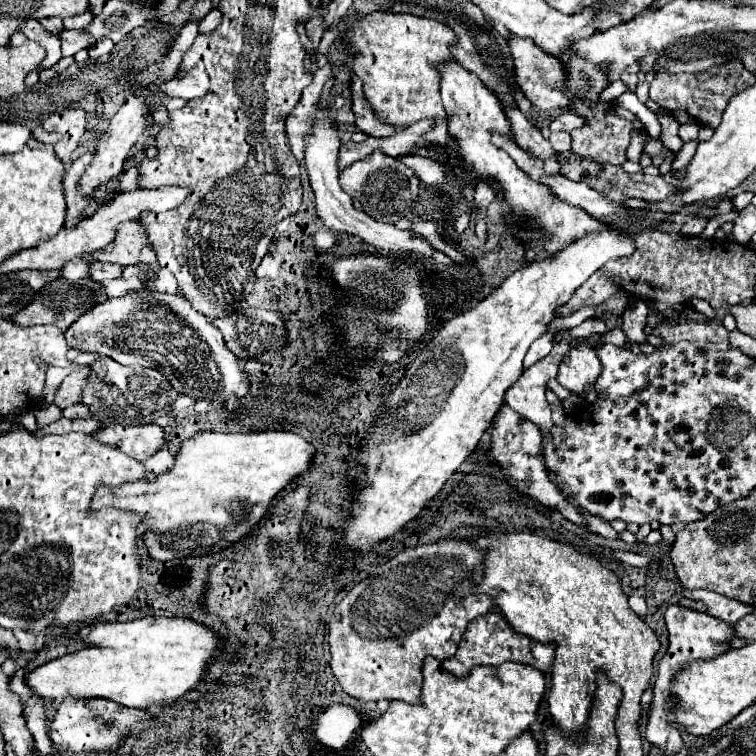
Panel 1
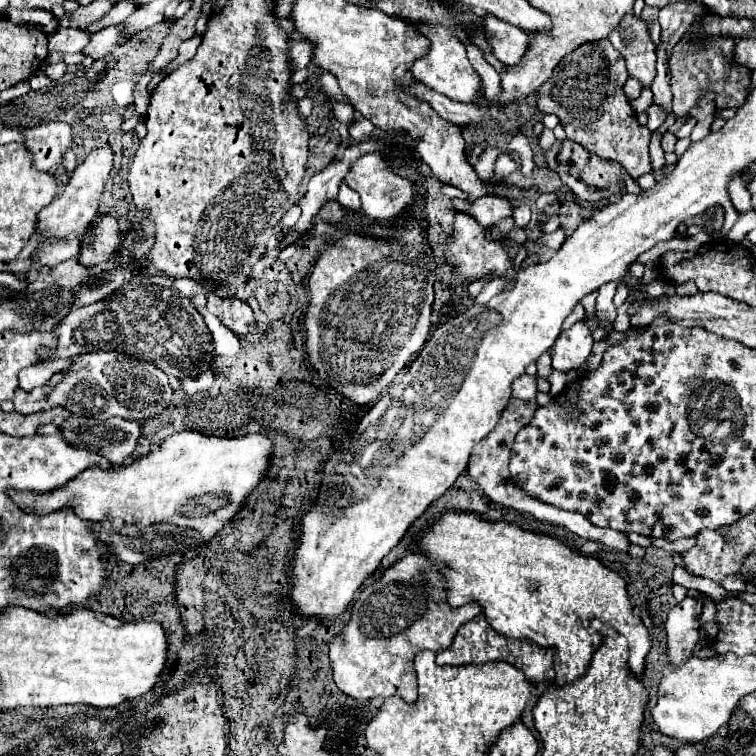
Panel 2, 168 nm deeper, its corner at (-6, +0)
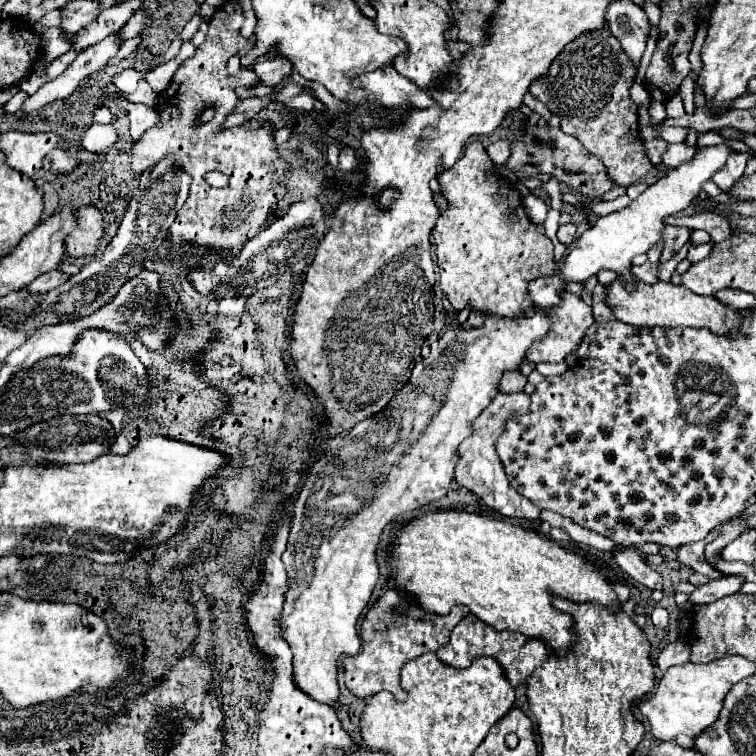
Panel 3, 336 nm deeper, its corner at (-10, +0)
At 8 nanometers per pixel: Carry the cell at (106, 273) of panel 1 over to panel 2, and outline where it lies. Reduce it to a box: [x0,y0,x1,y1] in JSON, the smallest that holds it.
[50,259,90,289]

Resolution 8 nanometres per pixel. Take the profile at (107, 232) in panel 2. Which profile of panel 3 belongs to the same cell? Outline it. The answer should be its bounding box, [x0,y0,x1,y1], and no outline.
[66,205,104,259]

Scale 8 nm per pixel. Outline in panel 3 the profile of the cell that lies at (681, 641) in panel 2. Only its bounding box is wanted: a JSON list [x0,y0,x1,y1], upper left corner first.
[690,575,744,605]

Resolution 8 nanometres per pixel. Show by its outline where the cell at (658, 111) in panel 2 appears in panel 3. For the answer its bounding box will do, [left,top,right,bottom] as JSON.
[649,101,666,123]

